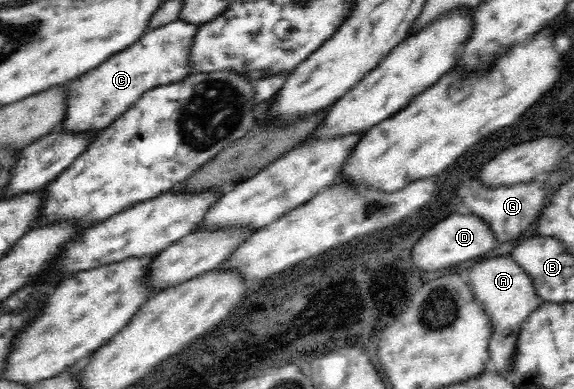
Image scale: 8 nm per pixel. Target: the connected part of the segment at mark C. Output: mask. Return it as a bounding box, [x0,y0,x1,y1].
[61,19,200,131]

